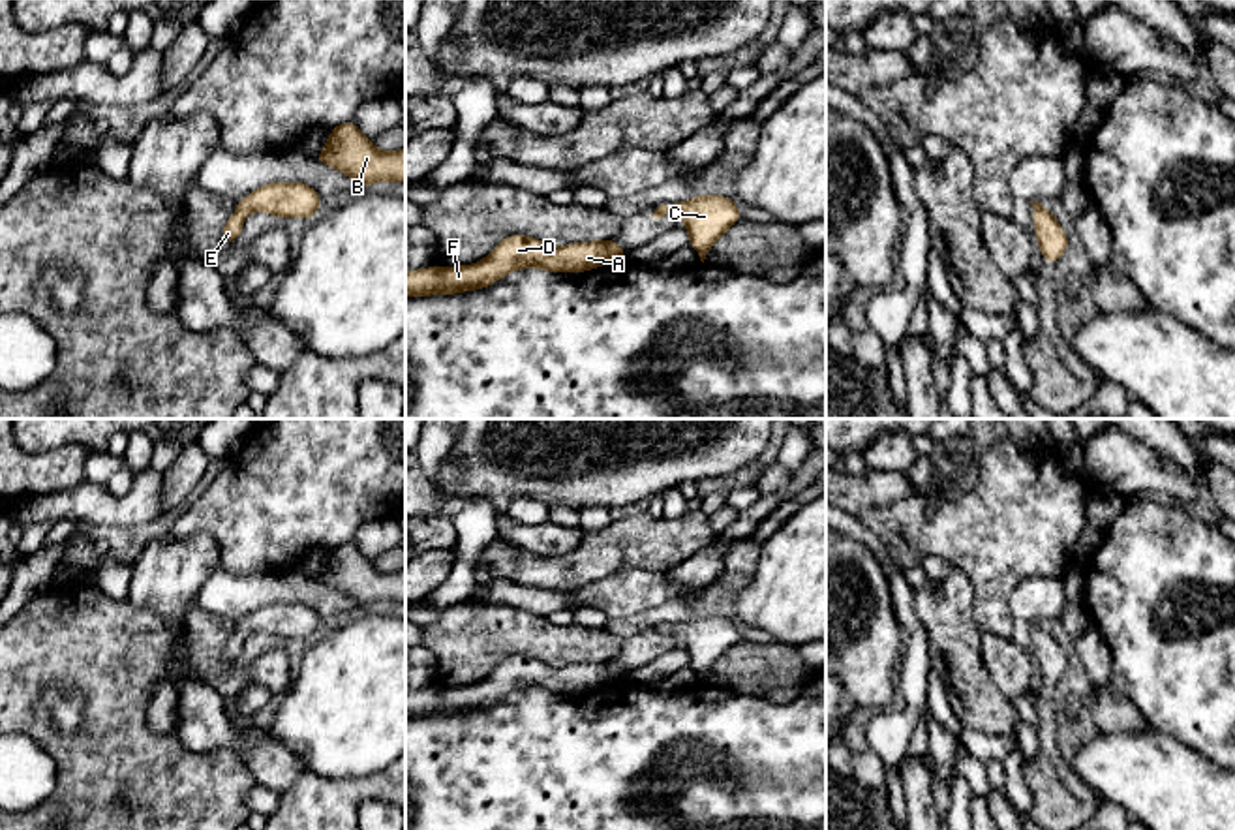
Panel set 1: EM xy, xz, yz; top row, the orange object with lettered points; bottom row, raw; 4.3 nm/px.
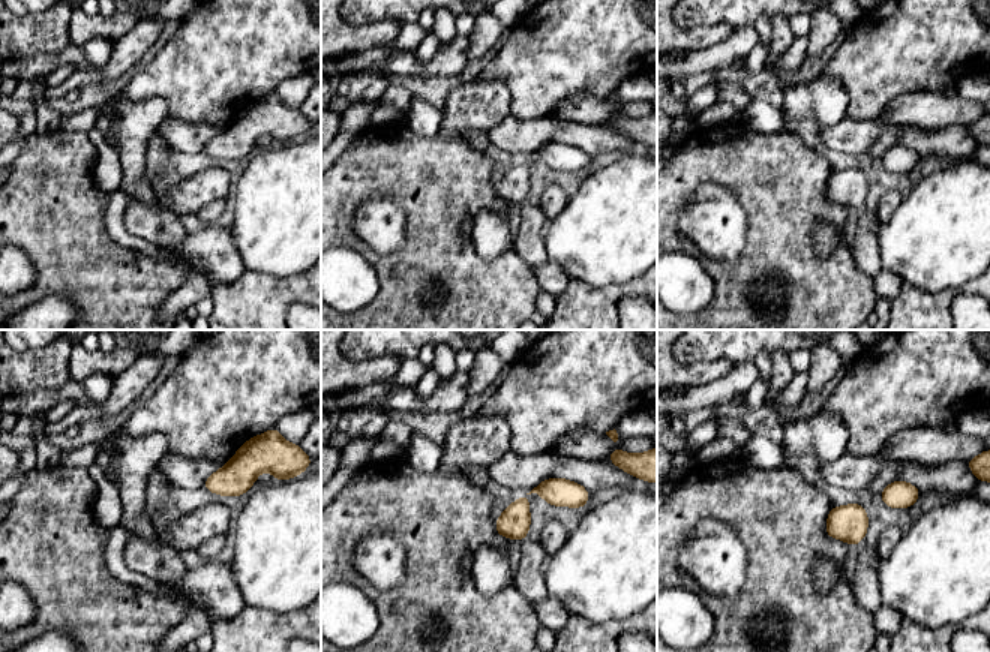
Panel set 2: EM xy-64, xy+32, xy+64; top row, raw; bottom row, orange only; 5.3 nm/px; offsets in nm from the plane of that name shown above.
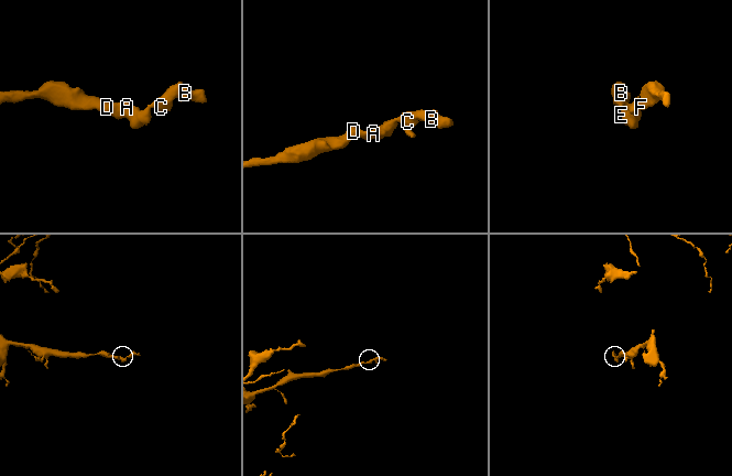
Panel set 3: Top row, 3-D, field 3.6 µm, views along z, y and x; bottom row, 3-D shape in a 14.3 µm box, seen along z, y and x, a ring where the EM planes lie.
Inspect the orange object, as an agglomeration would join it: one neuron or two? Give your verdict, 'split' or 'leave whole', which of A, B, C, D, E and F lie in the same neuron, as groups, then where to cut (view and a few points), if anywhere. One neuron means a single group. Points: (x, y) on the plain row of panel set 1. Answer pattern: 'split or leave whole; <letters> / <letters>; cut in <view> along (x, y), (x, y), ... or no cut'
leave whole; A B C D E F; no cut

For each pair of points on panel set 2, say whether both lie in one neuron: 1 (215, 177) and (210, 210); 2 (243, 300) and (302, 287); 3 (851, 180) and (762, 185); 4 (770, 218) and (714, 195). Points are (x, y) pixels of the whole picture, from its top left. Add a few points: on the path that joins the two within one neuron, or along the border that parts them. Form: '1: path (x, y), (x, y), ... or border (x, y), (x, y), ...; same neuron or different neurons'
1: border (225, 197), (210, 201), (195, 213); different neurons
2: path (258, 300), (287, 291); same neuron
3: border (831, 171), (827, 180), (825, 197), (849, 209); different neurons
4: border (717, 183), (728, 188), (746, 212), (746, 242); different neurons

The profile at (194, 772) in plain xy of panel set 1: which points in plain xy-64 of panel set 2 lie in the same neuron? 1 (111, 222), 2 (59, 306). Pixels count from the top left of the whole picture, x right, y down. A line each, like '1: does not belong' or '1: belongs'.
1: does not belong
2: does not belong

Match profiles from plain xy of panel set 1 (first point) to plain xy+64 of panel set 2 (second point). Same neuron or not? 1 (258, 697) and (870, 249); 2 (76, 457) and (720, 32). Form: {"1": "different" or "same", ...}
{"1": "same", "2": "same"}

